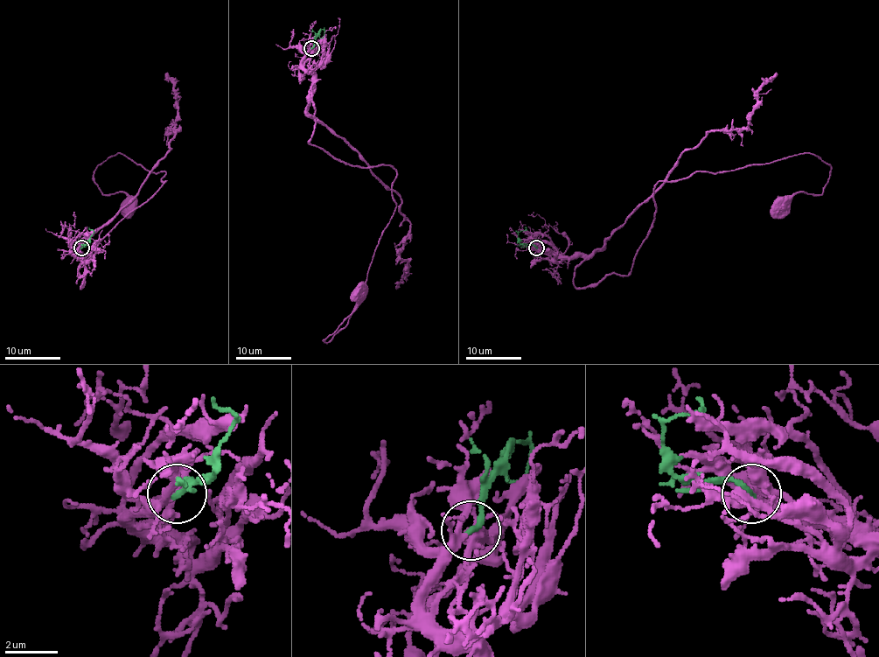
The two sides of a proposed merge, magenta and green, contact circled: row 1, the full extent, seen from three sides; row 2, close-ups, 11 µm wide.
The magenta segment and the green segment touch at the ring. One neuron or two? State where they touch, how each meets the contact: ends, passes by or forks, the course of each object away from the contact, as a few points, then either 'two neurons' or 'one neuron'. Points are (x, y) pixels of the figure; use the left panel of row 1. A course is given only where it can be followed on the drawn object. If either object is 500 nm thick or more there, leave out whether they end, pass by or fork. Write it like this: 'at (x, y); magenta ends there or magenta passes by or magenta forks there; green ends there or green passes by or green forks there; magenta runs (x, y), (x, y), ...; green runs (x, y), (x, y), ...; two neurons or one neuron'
at (81, 248); magenta forks there; green ends there; magenta runs (80, 248), (80, 288), (80, 261), (166, 181), (112, 155), (94, 178), (124, 192), (129, 216); green runs (80, 247), (89, 241), (94, 232), (89, 227); one neuron

